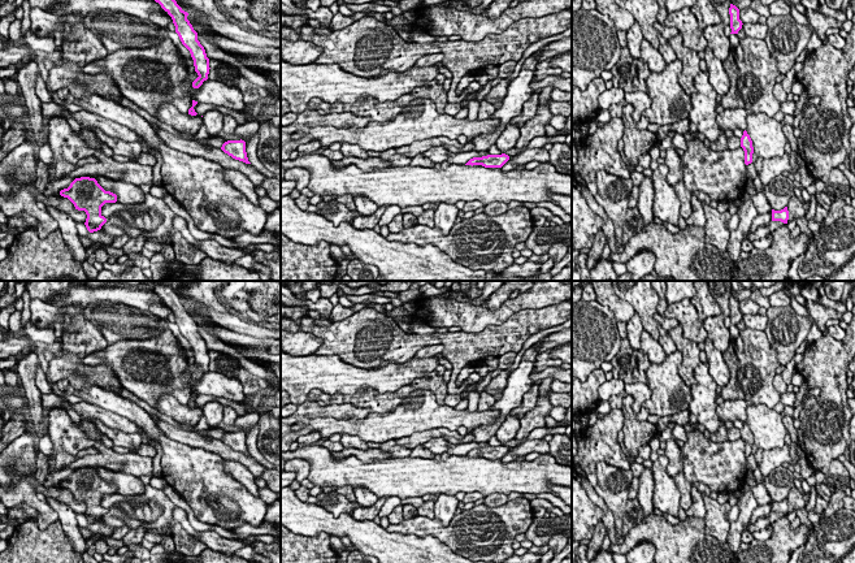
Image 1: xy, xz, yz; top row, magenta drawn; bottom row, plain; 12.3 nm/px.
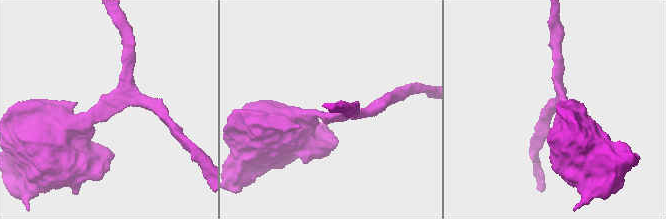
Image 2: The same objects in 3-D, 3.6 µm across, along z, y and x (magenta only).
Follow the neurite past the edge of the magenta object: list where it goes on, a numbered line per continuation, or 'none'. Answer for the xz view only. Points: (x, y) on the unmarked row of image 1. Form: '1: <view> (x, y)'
none

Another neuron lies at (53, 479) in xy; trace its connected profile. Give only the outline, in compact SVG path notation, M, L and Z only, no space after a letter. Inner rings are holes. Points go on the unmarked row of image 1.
M66 467L57 472L49 472L44 482L44 489L60 485L61 481L68 480L75 469Z

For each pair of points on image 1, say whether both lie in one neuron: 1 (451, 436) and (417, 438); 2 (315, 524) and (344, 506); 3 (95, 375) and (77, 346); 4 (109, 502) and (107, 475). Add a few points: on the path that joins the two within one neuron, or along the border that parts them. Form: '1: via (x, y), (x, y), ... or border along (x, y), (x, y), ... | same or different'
1: via (443, 433), (425, 436) | same
2: border along (317, 505), (335, 516), (350, 514) | different
3: via (86, 375), (76, 364), (77, 355) | same
4: border along (146, 485), (144, 490), (138, 494), (116, 493) | different

